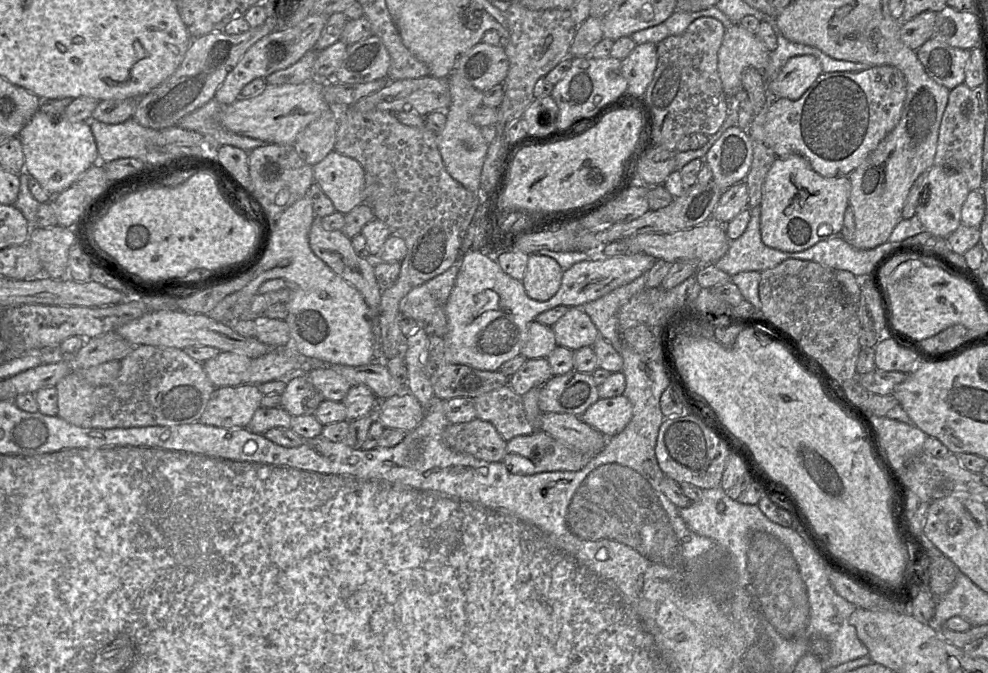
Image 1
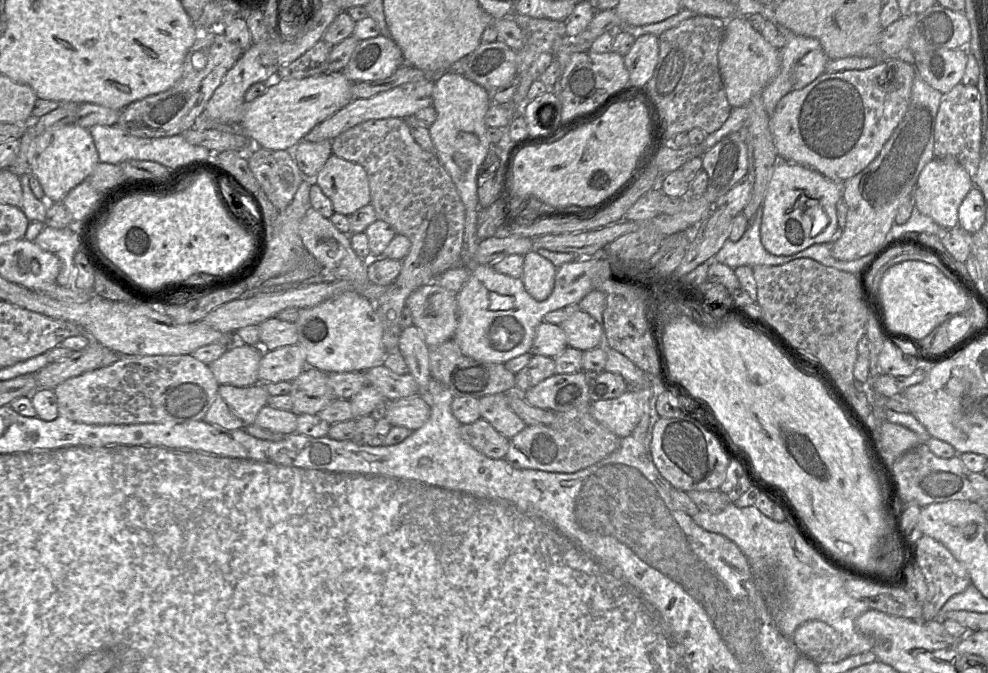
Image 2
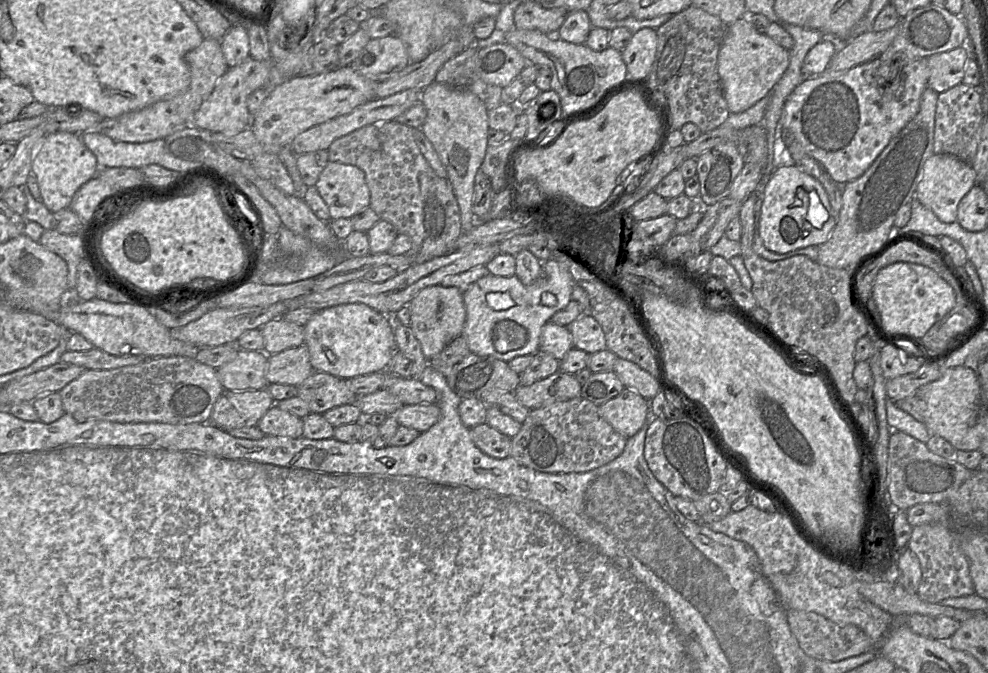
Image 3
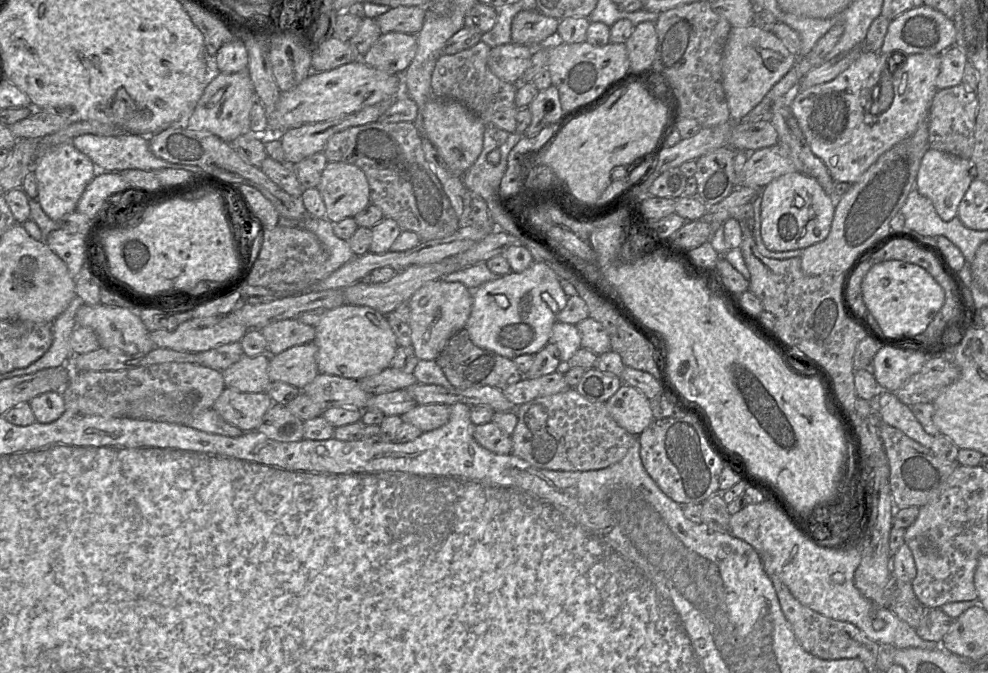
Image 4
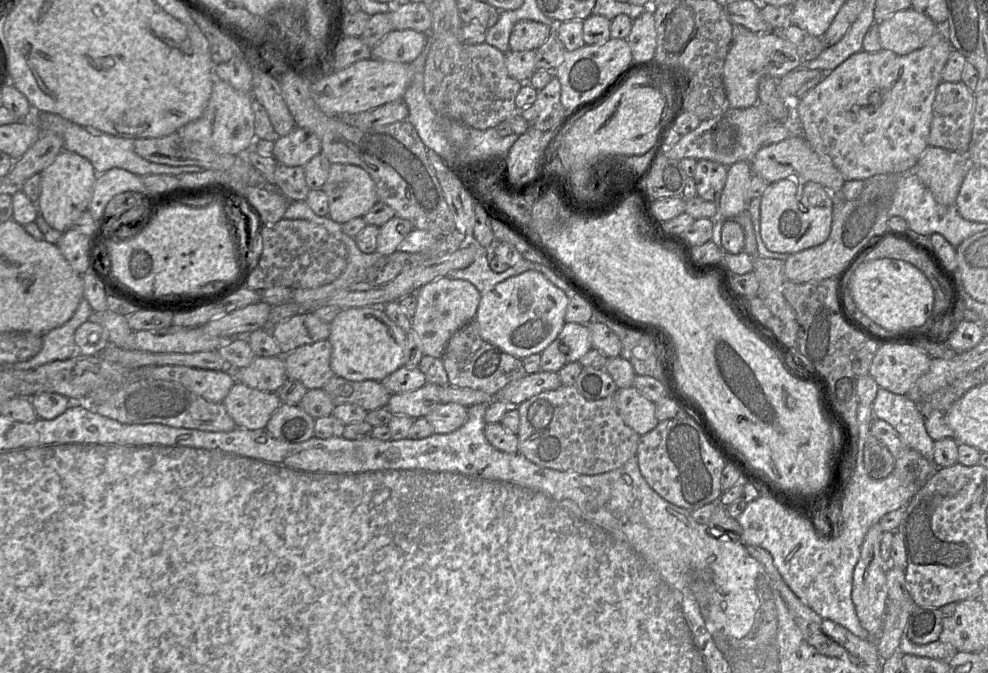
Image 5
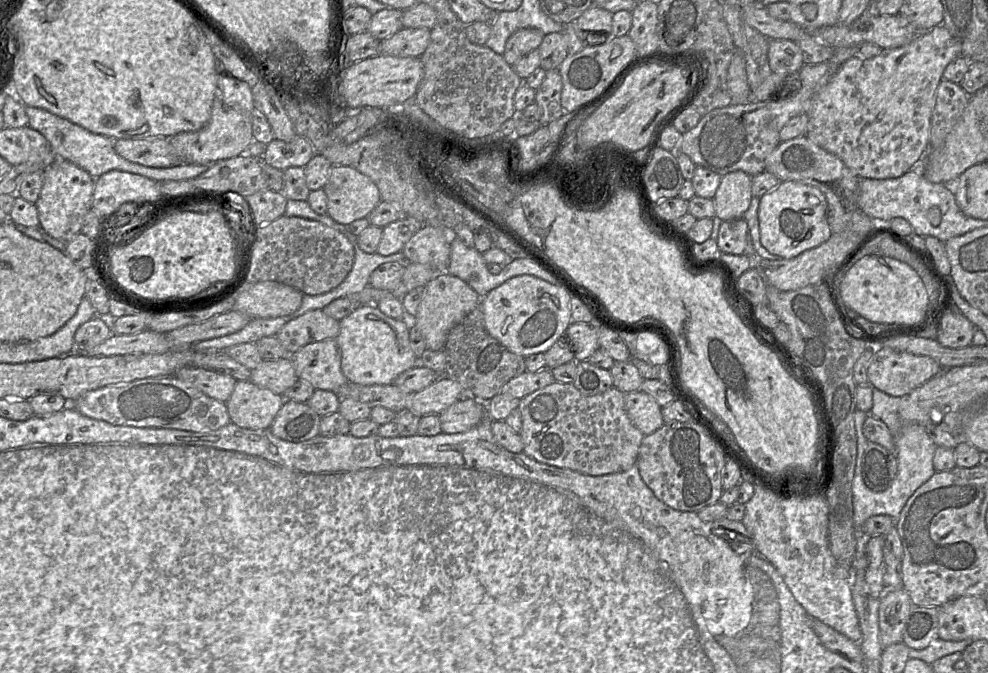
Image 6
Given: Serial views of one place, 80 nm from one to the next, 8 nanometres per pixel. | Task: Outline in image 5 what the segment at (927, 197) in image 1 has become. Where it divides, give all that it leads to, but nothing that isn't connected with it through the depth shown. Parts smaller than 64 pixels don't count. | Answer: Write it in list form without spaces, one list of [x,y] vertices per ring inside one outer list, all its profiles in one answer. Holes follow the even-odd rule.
[[[928,146],[914,172],[944,206],[955,204],[963,180],[971,168],[967,153]]]

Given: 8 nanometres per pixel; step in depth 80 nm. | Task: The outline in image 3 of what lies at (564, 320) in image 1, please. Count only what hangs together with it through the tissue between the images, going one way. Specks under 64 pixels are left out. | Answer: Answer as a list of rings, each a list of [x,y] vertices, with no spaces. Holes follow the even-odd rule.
[[[582,314],[566,327],[572,336],[574,348],[588,354],[607,349],[603,329],[590,314]]]

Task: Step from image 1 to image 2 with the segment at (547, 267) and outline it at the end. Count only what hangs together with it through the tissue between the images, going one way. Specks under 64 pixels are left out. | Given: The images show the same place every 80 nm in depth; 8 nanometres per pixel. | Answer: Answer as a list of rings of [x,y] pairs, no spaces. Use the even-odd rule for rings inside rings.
[[[537,251],[525,254],[520,279],[526,292],[537,301],[547,299],[554,289],[556,269],[551,261]]]

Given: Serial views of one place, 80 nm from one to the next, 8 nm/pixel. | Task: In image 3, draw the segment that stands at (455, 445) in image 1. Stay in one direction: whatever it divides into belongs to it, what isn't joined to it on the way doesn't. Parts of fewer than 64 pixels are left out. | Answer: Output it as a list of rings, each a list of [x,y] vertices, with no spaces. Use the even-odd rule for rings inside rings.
[[[487,423],[470,428],[469,433],[473,443],[488,456],[498,459],[510,456],[511,438]]]

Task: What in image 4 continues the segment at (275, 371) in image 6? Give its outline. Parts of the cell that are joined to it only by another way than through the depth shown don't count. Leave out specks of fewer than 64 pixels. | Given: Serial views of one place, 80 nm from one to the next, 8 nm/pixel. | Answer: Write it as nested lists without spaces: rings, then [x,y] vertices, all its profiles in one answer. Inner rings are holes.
[[[269,354],[243,355],[238,362],[222,371],[226,388],[240,392],[269,392],[273,385],[269,364]]]

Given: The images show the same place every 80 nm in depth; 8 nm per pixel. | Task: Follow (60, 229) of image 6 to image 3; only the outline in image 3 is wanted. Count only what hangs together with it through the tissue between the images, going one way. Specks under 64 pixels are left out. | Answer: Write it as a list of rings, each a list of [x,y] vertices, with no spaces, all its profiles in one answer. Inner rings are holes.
[[[58,131],[46,136],[32,163],[32,174],[38,182],[40,199],[52,213],[68,208],[78,189],[96,177],[97,173],[96,156],[83,143],[81,134],[69,132]]]

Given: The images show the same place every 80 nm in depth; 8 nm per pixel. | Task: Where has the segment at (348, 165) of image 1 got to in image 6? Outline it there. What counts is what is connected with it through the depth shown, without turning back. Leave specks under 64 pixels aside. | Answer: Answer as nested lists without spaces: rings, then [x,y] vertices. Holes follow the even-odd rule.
[[[332,165],[323,190],[327,196],[327,215],[345,226],[367,218],[381,202],[375,183],[348,166]]]

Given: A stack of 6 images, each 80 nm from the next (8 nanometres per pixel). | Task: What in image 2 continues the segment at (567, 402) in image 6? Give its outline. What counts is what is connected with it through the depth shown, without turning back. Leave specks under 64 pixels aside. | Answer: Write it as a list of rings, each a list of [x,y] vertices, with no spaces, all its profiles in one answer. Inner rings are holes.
[[[588,405],[557,412],[549,426],[526,426],[509,439],[505,459],[516,468],[574,473],[603,460],[615,451],[619,444],[620,438],[592,417]]]

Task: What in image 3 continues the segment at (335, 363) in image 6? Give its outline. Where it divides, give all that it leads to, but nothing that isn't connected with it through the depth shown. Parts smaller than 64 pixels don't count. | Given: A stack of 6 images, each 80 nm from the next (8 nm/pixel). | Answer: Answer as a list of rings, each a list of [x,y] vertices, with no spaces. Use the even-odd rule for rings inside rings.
[[[306,345],[268,355],[268,384],[288,384],[298,387],[314,372]]]

